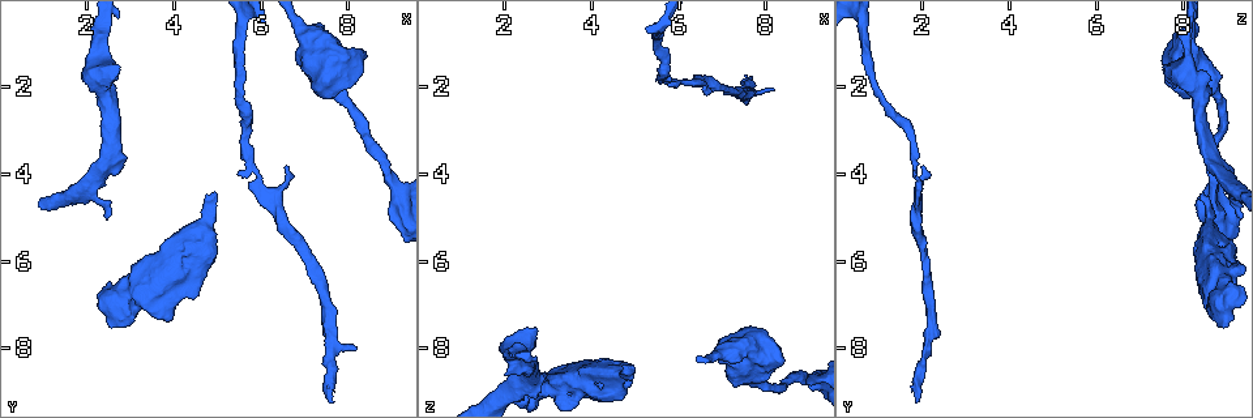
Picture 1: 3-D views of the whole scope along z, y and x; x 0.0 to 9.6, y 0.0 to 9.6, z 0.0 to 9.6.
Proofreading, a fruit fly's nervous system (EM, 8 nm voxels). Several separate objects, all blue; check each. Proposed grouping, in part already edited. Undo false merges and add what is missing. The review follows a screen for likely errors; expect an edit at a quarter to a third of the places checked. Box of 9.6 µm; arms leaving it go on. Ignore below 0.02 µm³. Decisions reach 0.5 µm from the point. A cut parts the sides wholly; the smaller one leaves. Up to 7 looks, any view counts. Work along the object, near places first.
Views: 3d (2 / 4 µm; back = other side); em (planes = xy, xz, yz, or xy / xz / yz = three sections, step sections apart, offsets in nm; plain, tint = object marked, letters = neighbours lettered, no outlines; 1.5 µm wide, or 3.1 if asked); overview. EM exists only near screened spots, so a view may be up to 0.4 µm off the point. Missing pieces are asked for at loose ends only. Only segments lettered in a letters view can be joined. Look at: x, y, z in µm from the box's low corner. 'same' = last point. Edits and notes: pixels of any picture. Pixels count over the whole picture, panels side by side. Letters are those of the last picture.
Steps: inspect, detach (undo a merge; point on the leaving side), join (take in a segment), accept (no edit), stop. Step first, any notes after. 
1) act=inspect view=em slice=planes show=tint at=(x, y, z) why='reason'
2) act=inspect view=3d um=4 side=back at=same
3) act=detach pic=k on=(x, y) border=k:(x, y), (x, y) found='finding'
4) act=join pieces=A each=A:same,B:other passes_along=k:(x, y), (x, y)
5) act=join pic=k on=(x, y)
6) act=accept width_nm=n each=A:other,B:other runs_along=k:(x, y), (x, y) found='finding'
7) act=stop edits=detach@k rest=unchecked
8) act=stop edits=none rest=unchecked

act=inspect view=3d um=4 side=back at=(8.35, 1.25, 8.40) why='free end'

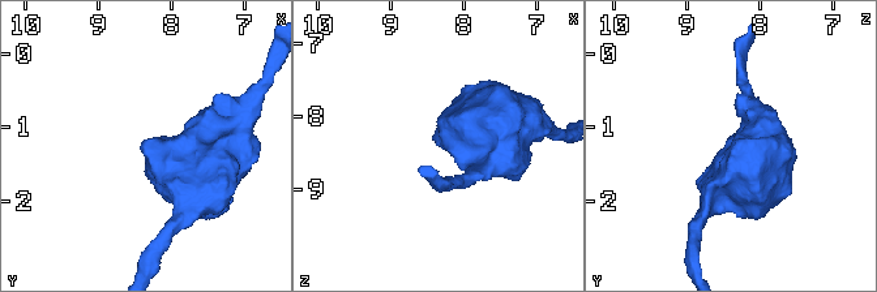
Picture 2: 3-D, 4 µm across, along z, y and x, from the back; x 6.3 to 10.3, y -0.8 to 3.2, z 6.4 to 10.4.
act=inspect view=em slice=planes show=letters at=(8.40, 1.20, 8.35)

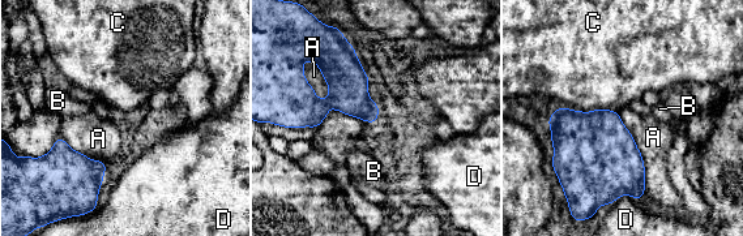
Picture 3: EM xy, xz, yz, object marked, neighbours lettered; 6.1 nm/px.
act=accept each=A:other,B:other,C:other,D:other border=3:(310, 60), (328, 86), (327, 101) found='no lettered segment goes on from it'

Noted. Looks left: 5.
act=inspect view=3d um=4 side=back at=(5.00, 4.45, 8.40) why='free end'

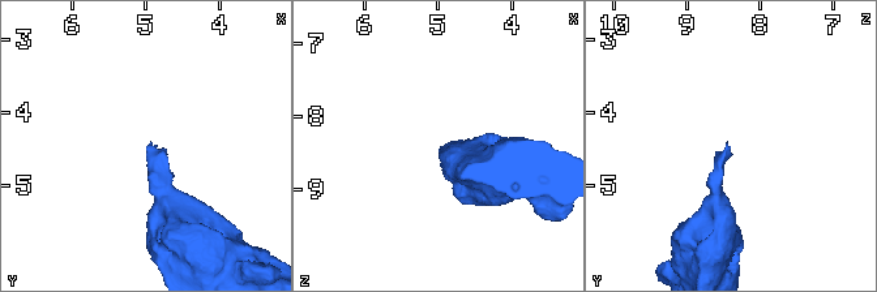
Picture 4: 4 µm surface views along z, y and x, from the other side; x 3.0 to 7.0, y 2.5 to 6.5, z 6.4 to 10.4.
act=inspect view=em slice=xy step=4 show=letters at=(5.00, 4.40, 8.40) why='need the tissue'

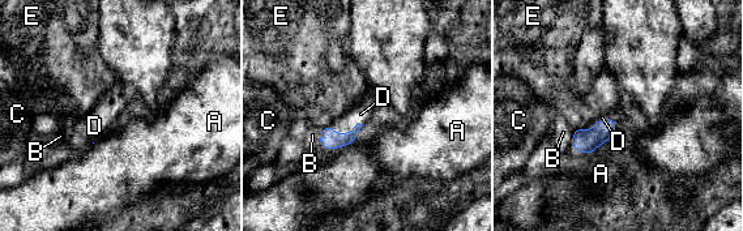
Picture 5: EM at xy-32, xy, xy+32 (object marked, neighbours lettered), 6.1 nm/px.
act=join pieces=D each=A:other,B:other,C:other,D:same,E:other passes_along=5:(329, 138), (345, 133), (361, 114) found='the cell continues'

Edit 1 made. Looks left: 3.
act=inspect view=3d um=4 side=back at=(8.20, 8.05, 2.05)

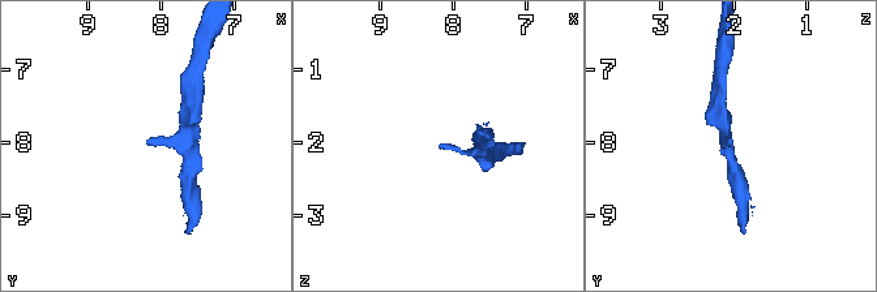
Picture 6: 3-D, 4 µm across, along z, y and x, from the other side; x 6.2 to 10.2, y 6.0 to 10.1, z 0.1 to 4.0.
act=inspect view=em slice=planes show=tint at=(8.15, 8.00, 2.05) why='shape alone is not enough'

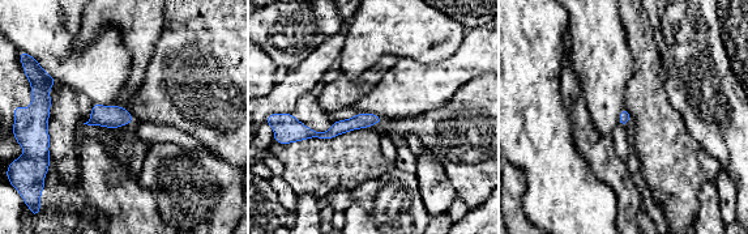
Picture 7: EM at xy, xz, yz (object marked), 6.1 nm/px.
act=inspect view=em slice=planes show=letters at=same why='see the neighbours'

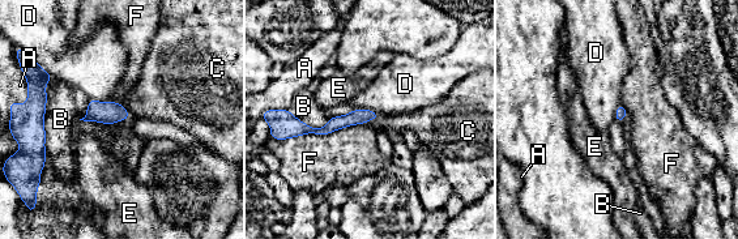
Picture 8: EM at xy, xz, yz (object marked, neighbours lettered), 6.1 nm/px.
act=accept each=A:other,B:other,C:other,D:other,E:other,F:other runs_along=8:(372, 115), (324, 131), (291, 122) found='no lettered segment goes on from it'

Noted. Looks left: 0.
act=stop edits=join@5 rest=unchecked

